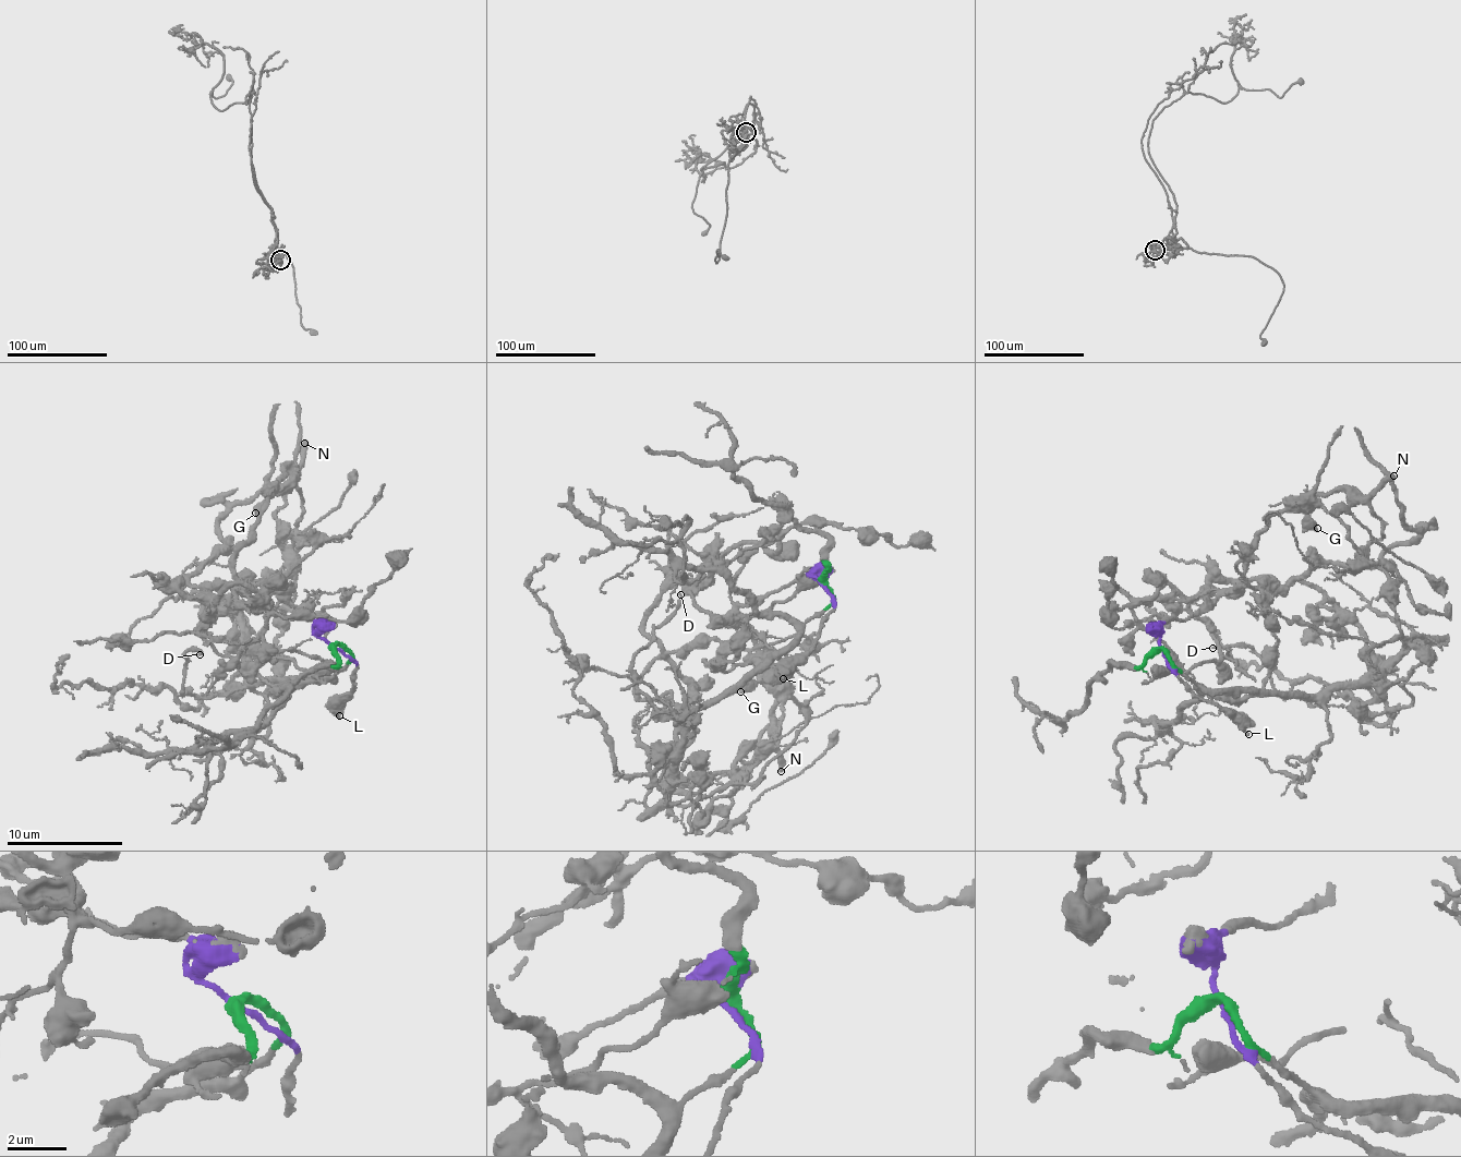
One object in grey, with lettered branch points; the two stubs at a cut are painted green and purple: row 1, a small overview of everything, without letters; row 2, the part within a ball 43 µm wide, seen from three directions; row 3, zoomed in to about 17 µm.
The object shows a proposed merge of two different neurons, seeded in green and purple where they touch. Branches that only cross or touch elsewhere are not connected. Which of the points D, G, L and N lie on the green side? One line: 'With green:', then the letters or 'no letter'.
With green: D

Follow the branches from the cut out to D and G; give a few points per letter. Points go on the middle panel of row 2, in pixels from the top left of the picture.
D: (824, 585), (832, 602), (797, 636), (719, 695), (665, 713), (639, 689), (632, 660), (675, 610), (679, 593)
G: (822, 585), (810, 576), (793, 580), (746, 600), (726, 624), (746, 631), (763, 653), (764, 676), (739, 693)

